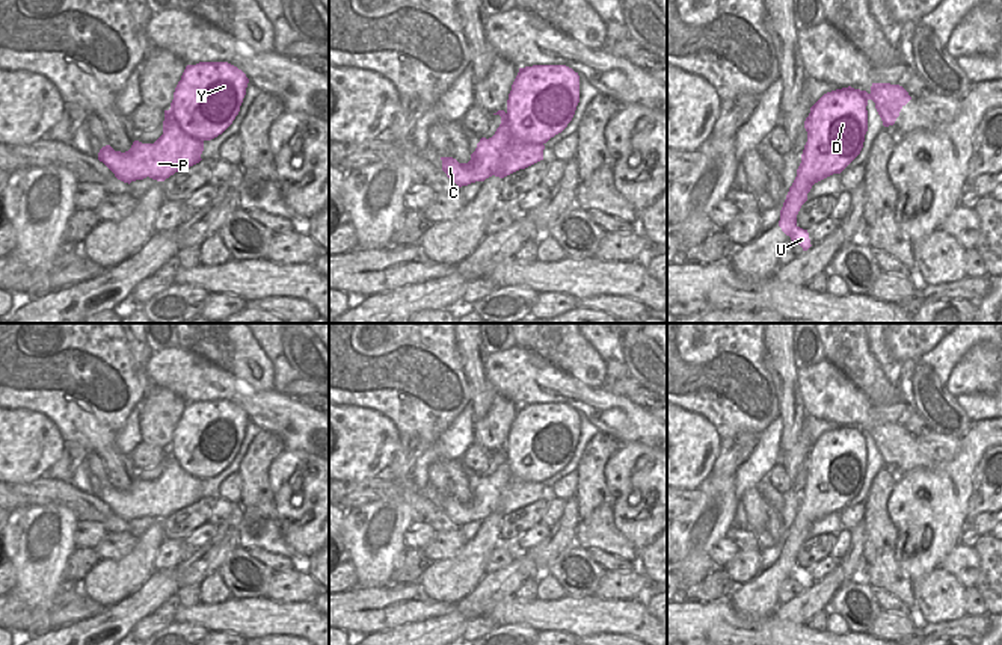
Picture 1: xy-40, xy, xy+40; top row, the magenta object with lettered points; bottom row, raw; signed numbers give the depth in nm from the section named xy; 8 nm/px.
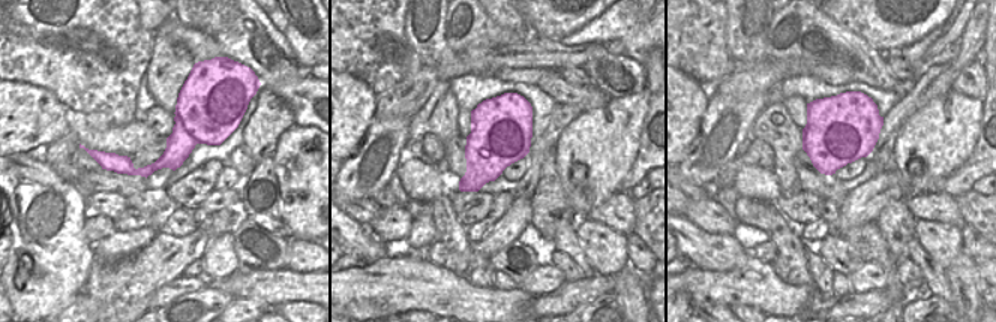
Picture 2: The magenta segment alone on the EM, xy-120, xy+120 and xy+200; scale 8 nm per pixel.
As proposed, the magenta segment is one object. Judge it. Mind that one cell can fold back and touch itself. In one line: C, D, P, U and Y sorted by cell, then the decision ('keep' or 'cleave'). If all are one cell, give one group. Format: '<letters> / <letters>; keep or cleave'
C D P U Y; keep

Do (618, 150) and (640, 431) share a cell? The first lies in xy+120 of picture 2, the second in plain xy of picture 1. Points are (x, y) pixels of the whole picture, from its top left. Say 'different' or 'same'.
different

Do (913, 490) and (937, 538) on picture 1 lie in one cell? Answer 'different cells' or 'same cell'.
same cell

